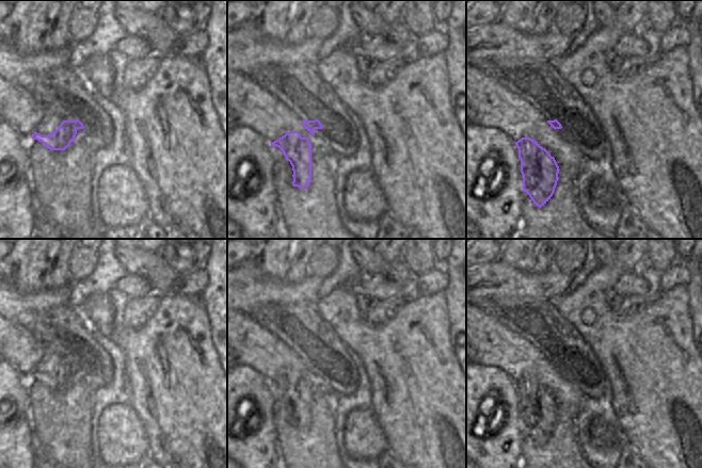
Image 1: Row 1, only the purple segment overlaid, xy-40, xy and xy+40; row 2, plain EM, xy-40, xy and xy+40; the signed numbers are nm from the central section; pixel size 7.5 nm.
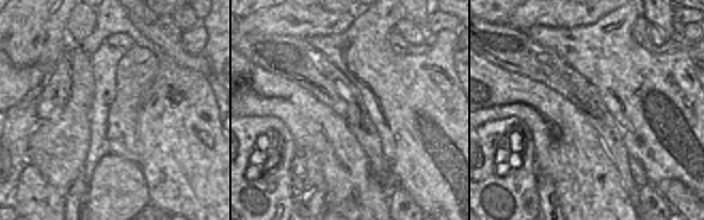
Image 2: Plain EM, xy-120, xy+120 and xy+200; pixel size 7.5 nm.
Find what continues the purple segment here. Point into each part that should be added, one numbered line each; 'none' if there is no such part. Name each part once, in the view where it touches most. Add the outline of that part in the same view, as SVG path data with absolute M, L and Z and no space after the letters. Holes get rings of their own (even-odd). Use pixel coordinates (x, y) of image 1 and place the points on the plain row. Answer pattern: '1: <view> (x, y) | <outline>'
1: xy-40 (50, 360) | M44 344L45 352L43 358L36 367L36 371L42 374L48 374L55 370L60 362L60 355L54 346Z

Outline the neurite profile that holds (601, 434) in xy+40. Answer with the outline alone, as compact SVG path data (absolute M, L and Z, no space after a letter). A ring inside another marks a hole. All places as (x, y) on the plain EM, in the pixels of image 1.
M592 419L589 439L594 447L616 447L625 442L625 435L620 425L613 427L603 419Z

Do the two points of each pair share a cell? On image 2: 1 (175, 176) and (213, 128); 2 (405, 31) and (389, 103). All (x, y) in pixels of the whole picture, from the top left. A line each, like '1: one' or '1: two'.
1: one
2: two

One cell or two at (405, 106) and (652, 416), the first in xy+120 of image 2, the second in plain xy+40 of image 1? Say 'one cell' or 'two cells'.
one cell

